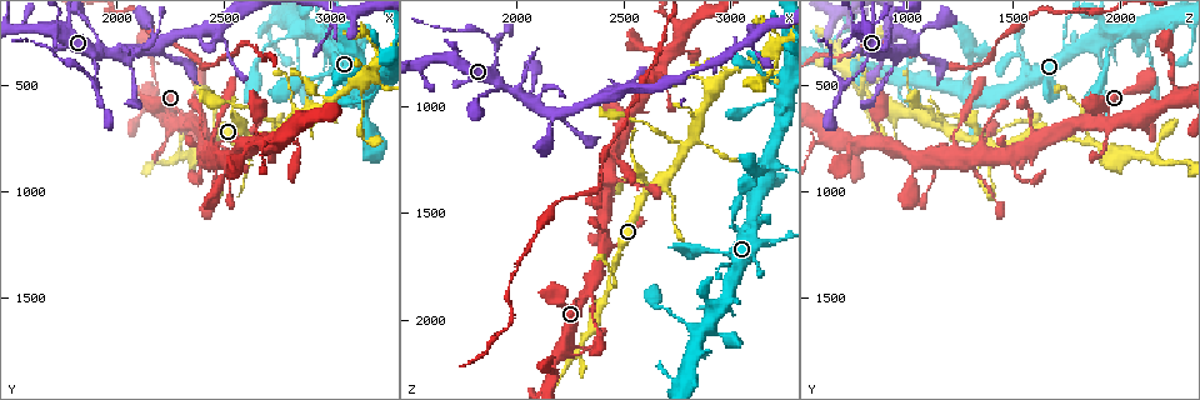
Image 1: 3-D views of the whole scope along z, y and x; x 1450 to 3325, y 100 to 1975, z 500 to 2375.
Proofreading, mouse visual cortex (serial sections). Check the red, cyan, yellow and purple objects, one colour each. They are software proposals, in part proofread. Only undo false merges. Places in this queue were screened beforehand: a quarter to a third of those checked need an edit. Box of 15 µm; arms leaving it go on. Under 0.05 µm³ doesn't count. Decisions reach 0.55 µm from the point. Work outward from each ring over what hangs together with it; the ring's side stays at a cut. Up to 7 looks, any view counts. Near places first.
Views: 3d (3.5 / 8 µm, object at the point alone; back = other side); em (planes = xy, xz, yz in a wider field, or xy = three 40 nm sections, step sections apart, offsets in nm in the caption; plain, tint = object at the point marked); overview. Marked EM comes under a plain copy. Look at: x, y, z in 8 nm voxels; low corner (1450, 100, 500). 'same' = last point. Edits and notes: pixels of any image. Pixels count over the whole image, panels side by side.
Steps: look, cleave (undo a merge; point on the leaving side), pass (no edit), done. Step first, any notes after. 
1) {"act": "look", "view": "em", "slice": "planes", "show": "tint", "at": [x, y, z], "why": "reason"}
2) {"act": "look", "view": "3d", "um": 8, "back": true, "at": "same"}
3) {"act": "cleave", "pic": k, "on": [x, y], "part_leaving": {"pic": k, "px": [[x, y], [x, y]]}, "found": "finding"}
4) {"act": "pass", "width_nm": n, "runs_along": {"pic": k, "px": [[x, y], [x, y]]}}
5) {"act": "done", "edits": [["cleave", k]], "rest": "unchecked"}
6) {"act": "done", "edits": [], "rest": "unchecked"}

{"act": "look", "view": "3d", "um": 8, "back": true, "at": [1910, 400, 810], "why": "thick turns thin"}

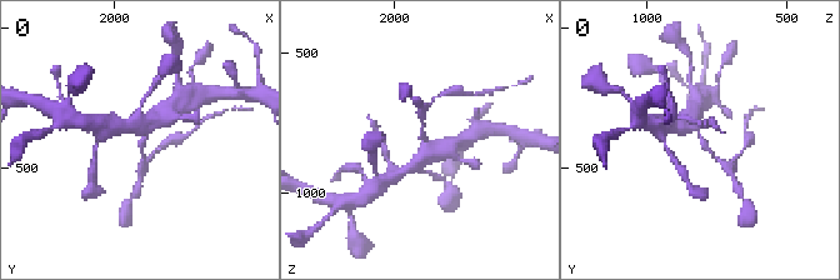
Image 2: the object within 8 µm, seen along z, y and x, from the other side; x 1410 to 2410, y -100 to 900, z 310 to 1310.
{"act": "look", "view": "3d", "um": 3.5, "at": [1900, 410, 800], "why": "closer look"}

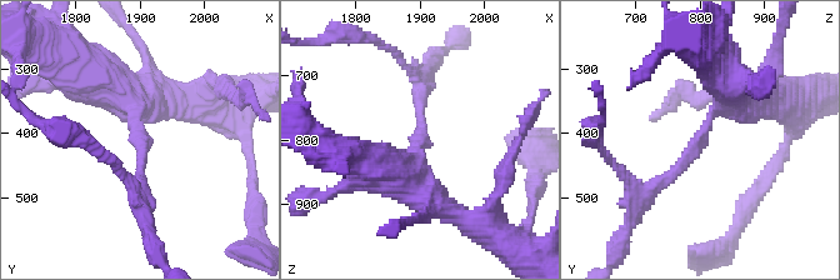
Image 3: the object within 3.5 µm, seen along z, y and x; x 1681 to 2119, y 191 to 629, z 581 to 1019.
{"act": "look", "view": "em", "slice": "xy", "step": 2, "show": "tint", "at": [1905, 405, 795], "arm_widths_nm": [200, 500]}

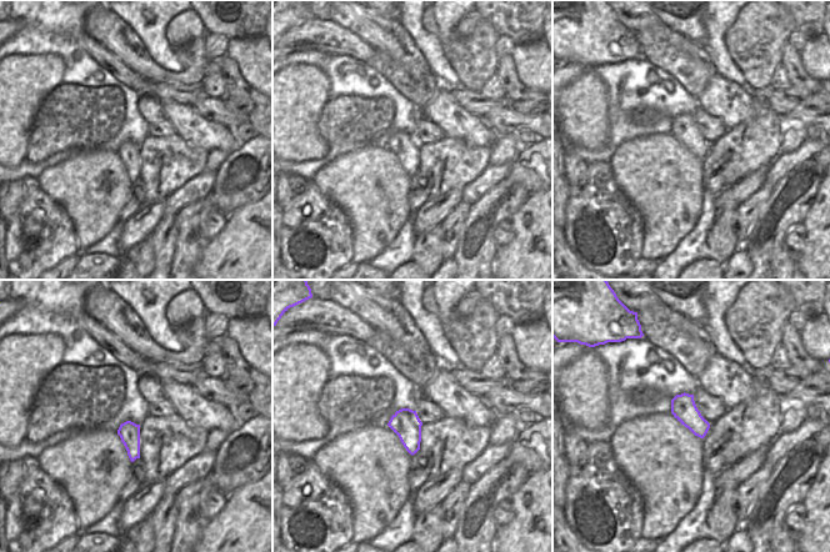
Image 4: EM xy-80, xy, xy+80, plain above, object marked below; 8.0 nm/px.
{"act": "pass", "runs_along": {"pic": 3, "px": [[733, 85], [736, 96], [640, 200]]}, "found": "one cell here"}

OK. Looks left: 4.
{"act": "look", "view": "3d", "um": 3.5, "back": true, "at": [2790, 710, 1200], "why": "thick turns thin"}

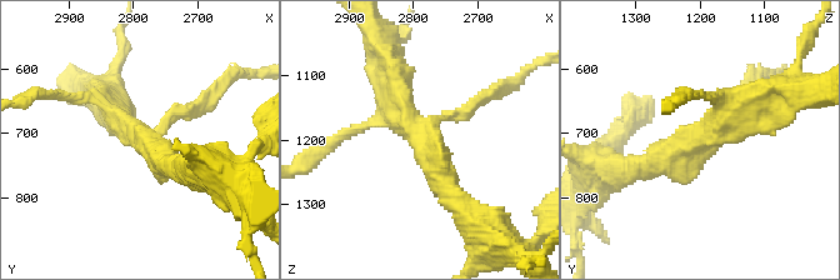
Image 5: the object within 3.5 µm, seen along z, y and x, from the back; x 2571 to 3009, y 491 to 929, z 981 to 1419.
{"act": "look", "view": "em", "slice": "xy", "step": 2, "show": "tint", "at": [2790, 700, 1195]}

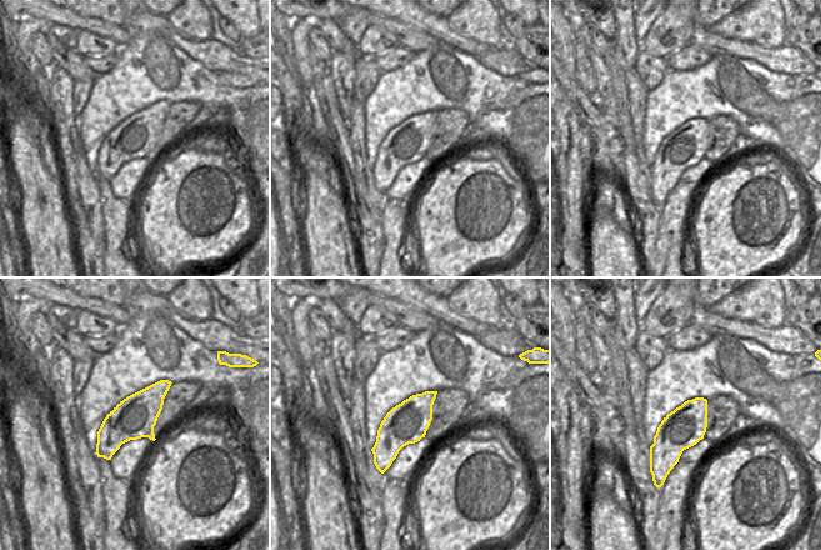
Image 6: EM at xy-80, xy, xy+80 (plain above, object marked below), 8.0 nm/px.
{"act": "pass", "width_nm": 340, "runs_along": {"pic": 5, "px": [[644, 165], [746, 116], [765, 96]]}, "found": "one cell here"}

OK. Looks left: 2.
{"act": "look", "view": "3d", "um": 3.5, "at": [2430, 760, 1830], "why": "three-way junction"}

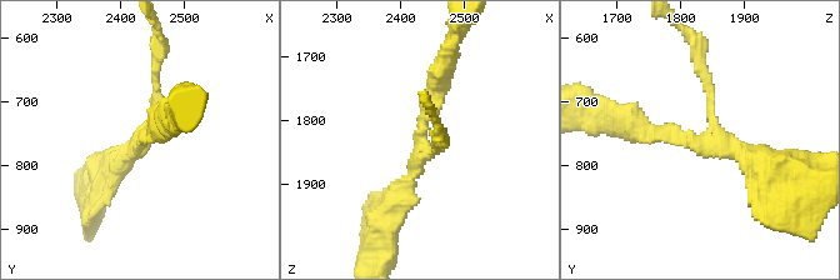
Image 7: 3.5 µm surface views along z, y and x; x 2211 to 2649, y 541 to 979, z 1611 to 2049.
{"act": "look", "view": "em", "slice": "xy", "step": 2, "show": "tint", "at": [2435, 760, 1830], "arms": 3, "arm_widths_nm": [150, 250, 300], "why": "now the EM"}

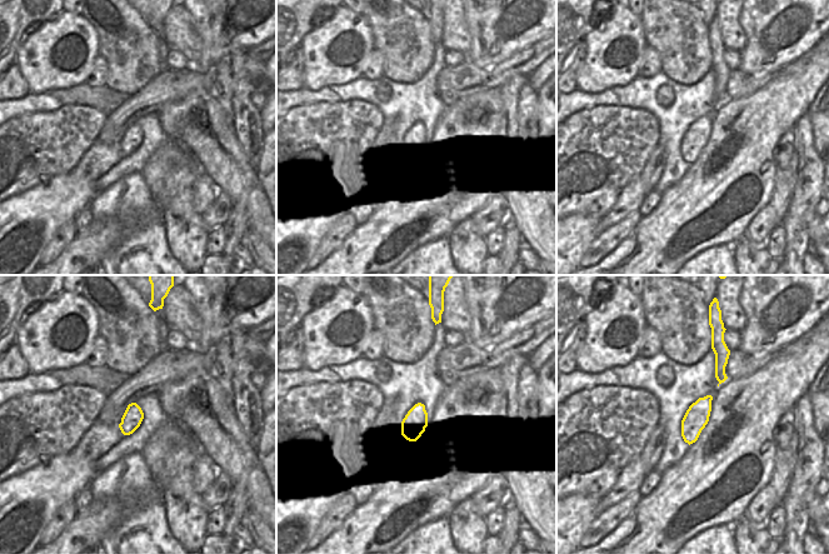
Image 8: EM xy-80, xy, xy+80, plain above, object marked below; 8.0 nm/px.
{"act": "pass", "runs_along": {"pic": 7, "px": [[443, 68], [416, 170], [394, 205]]}, "found": "all the same cell"}

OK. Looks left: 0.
{"act": "done", "edits": [], "rest": "unchecked"}

